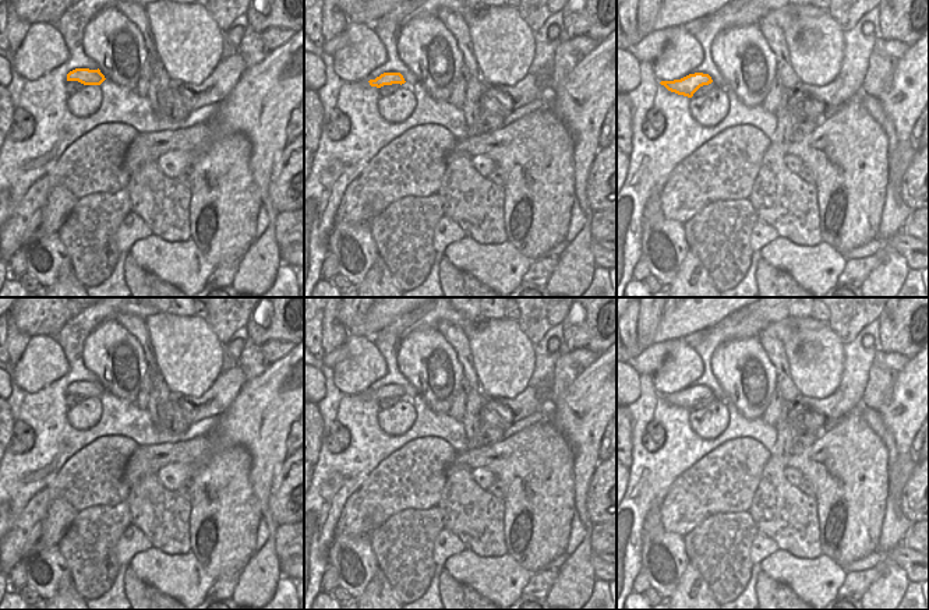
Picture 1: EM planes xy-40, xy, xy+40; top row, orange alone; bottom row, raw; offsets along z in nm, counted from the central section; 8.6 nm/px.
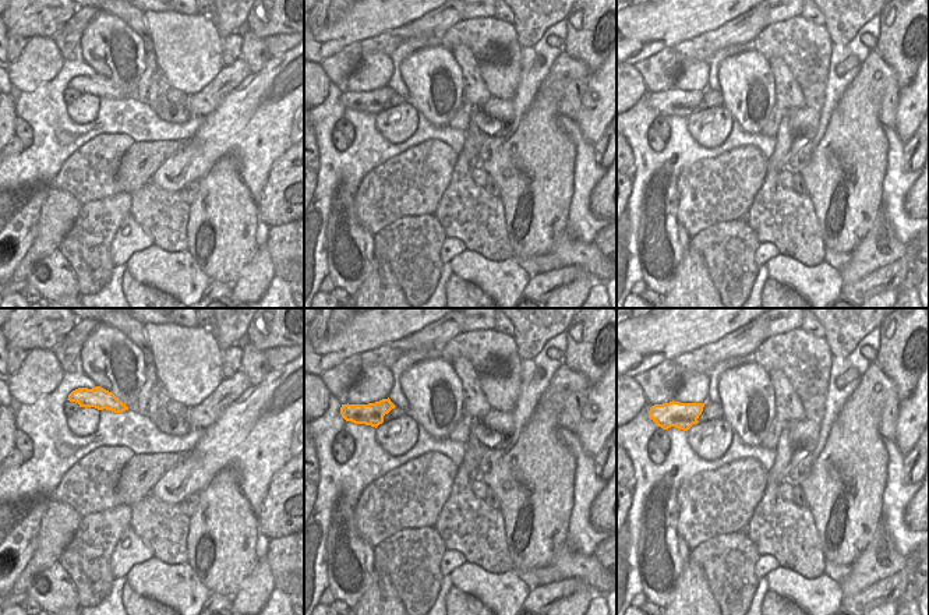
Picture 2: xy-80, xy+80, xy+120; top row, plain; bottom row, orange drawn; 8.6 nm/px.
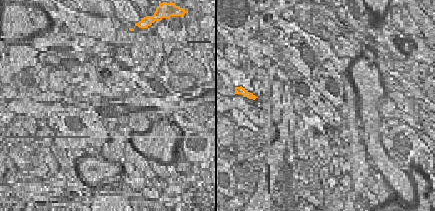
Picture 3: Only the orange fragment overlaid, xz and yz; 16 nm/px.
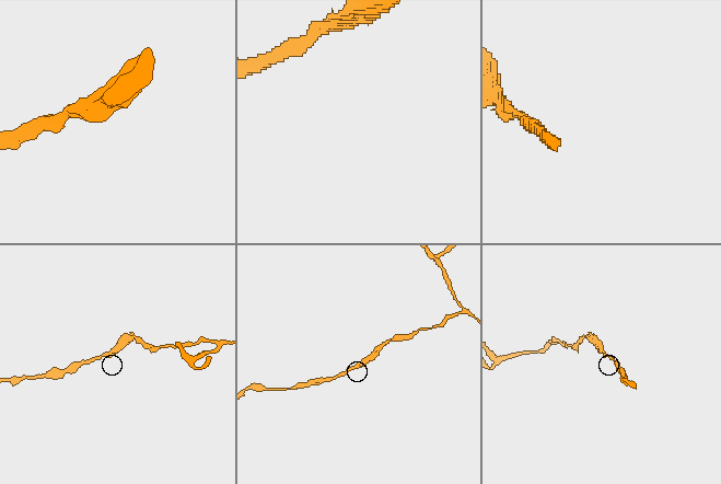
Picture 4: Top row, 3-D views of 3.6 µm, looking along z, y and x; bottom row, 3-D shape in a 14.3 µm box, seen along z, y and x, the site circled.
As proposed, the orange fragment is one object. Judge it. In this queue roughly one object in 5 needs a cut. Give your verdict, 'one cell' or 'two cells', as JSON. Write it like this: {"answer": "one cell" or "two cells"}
{"answer": "one cell"}

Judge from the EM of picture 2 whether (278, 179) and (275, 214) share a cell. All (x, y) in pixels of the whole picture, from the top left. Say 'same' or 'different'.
same

